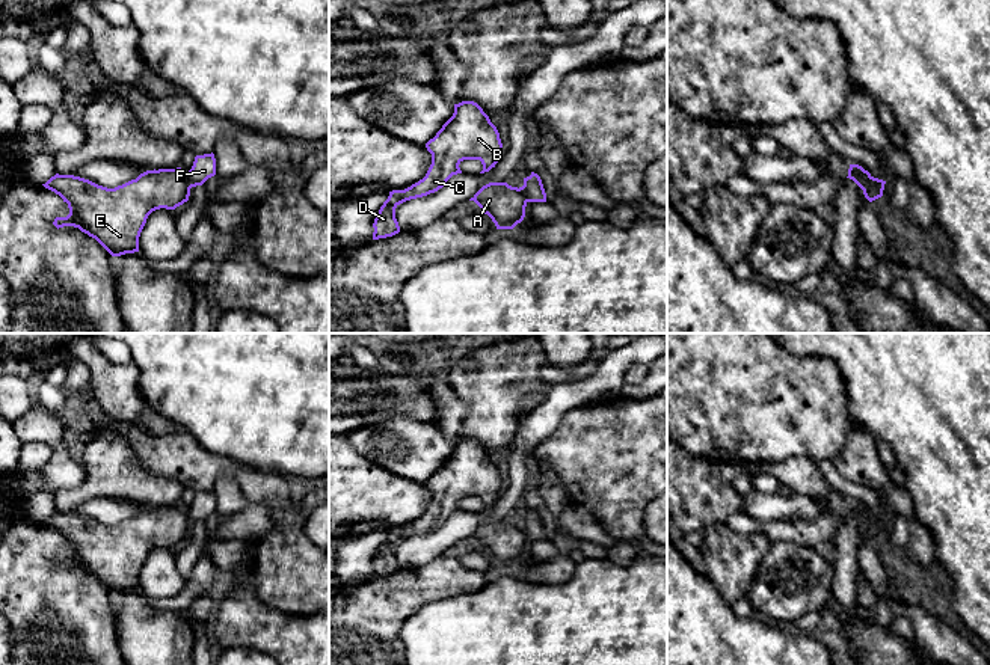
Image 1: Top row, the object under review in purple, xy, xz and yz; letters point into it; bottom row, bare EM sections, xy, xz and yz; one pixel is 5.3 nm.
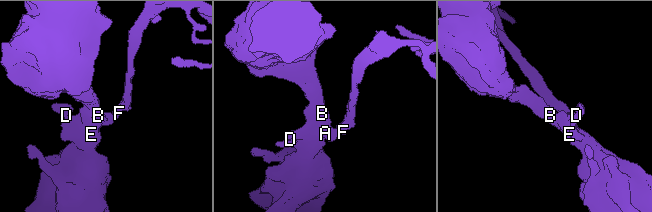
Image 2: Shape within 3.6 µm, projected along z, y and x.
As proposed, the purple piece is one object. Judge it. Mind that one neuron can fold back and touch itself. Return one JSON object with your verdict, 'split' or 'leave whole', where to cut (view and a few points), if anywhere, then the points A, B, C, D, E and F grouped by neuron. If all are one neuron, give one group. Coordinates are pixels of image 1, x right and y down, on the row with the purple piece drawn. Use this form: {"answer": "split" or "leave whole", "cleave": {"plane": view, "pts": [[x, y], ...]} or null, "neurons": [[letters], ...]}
{"answer": "split", "cleave": {"plane": "xz", "pts": [[521, 187], [527, 201]]}, "neurons": [["A", "B", "C", "D", "E"], ["F"]]}

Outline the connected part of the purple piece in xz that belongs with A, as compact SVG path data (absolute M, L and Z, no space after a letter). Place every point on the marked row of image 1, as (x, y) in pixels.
M489 182L469 201L492 219L497 229L513 229L525 217L527 198L522 187L512 187L507 182Z

